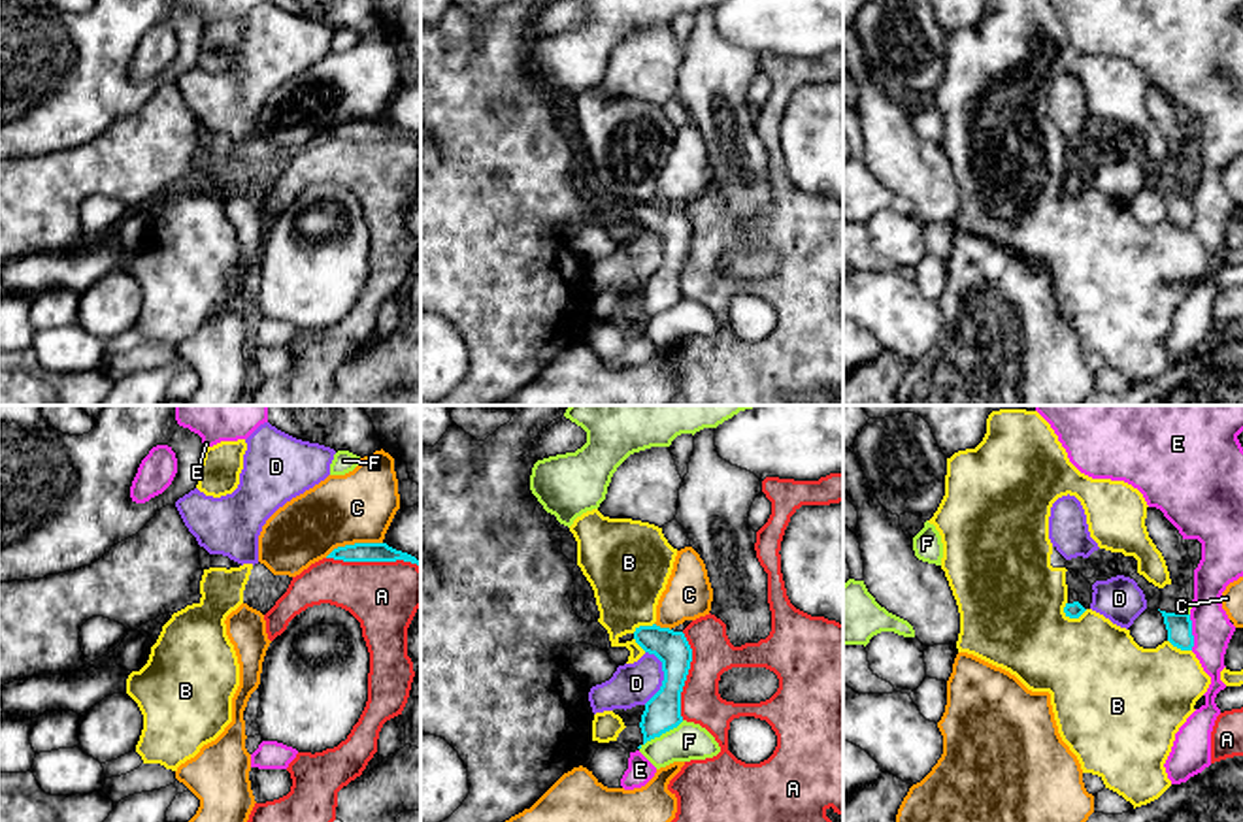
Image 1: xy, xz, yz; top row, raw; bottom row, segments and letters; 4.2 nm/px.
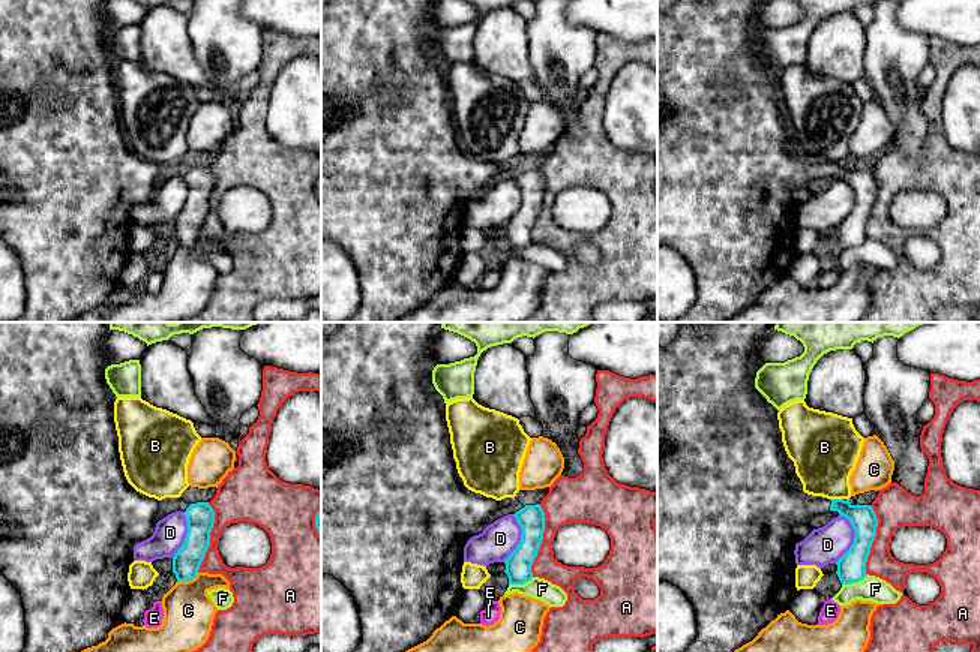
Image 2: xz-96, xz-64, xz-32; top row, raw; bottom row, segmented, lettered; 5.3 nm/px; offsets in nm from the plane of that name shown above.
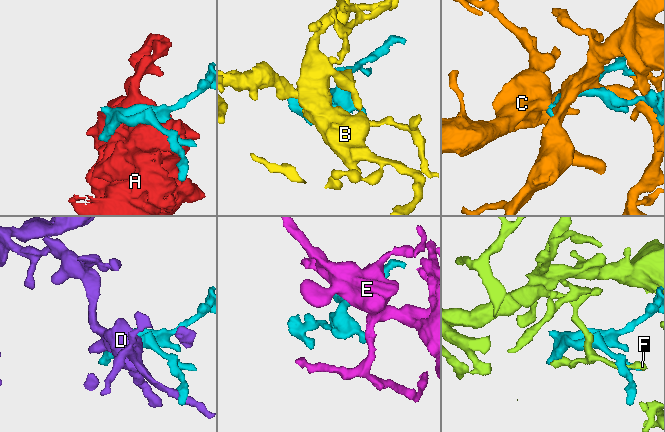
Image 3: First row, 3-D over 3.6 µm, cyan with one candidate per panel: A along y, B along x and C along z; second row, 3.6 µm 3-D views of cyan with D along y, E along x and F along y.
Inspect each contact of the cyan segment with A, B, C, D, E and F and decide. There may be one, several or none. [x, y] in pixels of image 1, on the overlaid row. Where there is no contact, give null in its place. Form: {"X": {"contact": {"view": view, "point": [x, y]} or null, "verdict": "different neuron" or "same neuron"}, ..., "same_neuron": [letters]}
{"A": {"contact": {"view": "xy", "point": [372, 560]}, "verdict": "different neuron"}, "B": {"contact": {"view": "yz", "point": [1074, 617]}, "verdict": "different neuron"}, "C": {"contact": {"view": "xy", "point": [355, 543]}, "verdict": "different neuron"}, "D": {"contact": {"view": "xz", "point": [664, 677]}, "verdict": "different neuron"}, "E": {"contact": {"view": "yz", "point": [1191, 632]}, "verdict": "different neuron"}, "F": {"contact": {"view": "xz", "point": [661, 734]}, "verdict": "different neuron"}, "same_neuron": []}

